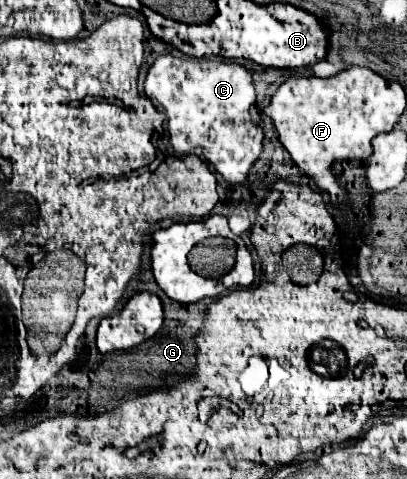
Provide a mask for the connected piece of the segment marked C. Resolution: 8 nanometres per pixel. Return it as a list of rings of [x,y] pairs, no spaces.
[[[162,55],[148,71],[144,93],[166,113],[170,143],[176,153],[204,157],[230,183],[244,183],[248,179],[250,167],[262,153],[264,137],[262,127],[250,119],[256,93],[248,69],[236,63],[224,63],[216,57],[194,61]]]

